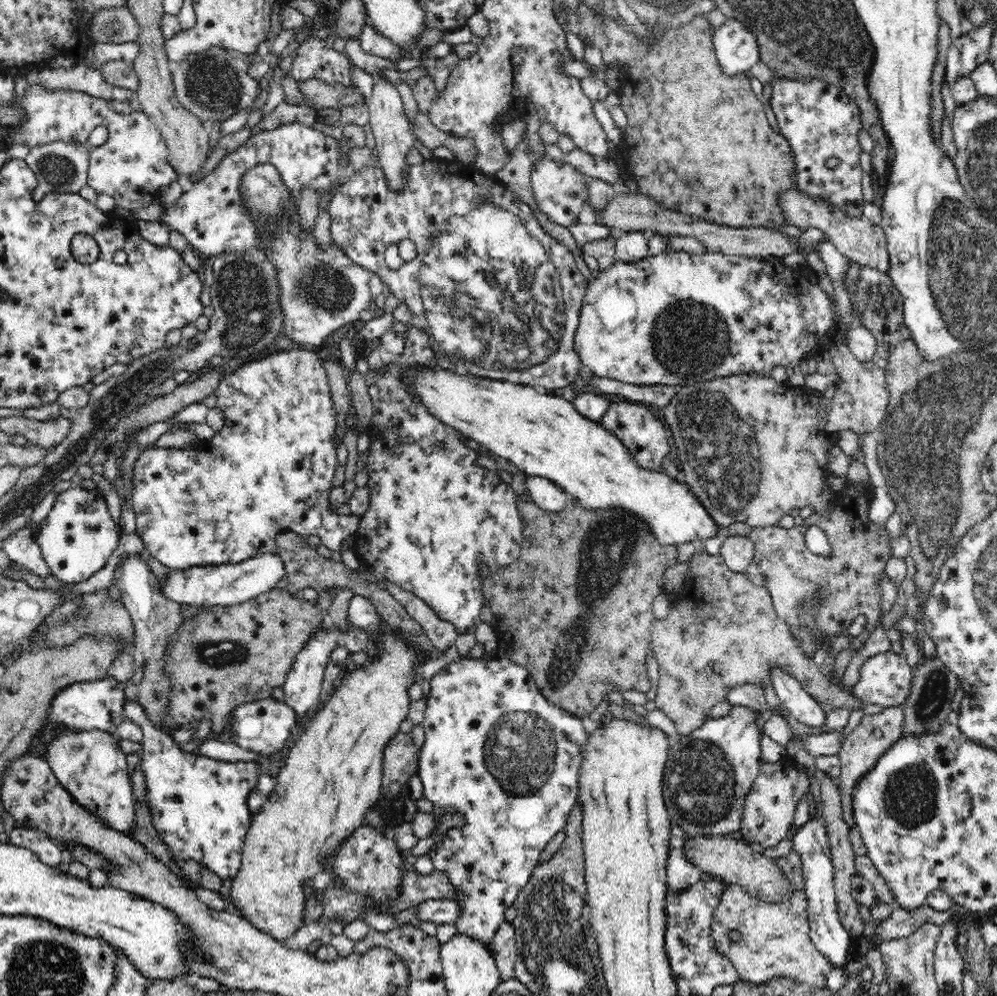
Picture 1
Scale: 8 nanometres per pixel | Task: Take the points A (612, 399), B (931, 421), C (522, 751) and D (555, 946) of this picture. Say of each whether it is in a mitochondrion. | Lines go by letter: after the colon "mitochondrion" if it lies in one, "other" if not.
A: other
B: mitochondrion
C: mitochondrion
D: mitochondrion

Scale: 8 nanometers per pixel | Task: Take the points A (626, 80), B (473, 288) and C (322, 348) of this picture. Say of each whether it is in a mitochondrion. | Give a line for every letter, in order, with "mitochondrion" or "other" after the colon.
A: other
B: mitochondrion
C: other

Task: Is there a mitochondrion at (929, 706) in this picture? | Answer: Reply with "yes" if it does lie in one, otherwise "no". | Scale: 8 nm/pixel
yes

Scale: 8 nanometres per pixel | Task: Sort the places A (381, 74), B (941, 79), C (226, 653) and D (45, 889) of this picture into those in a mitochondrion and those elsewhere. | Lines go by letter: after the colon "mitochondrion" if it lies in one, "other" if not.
A: other
B: other
C: mitochondrion
D: other

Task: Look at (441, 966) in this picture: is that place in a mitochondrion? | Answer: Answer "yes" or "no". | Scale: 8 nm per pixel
no

